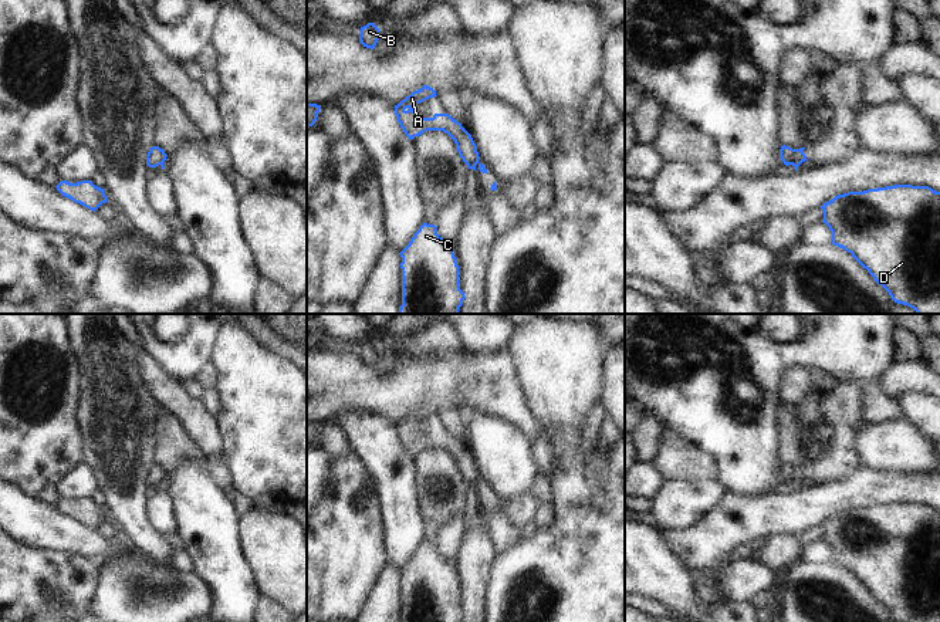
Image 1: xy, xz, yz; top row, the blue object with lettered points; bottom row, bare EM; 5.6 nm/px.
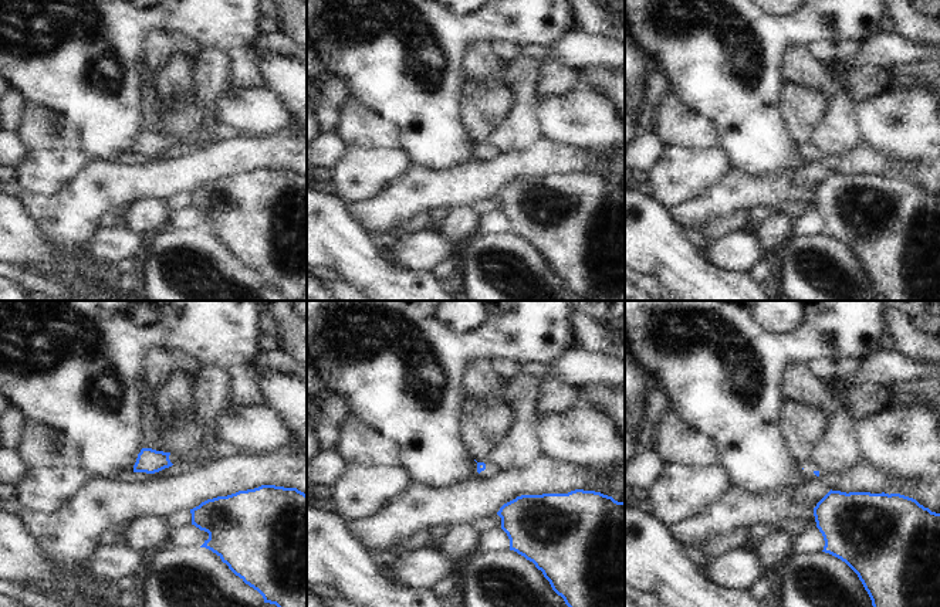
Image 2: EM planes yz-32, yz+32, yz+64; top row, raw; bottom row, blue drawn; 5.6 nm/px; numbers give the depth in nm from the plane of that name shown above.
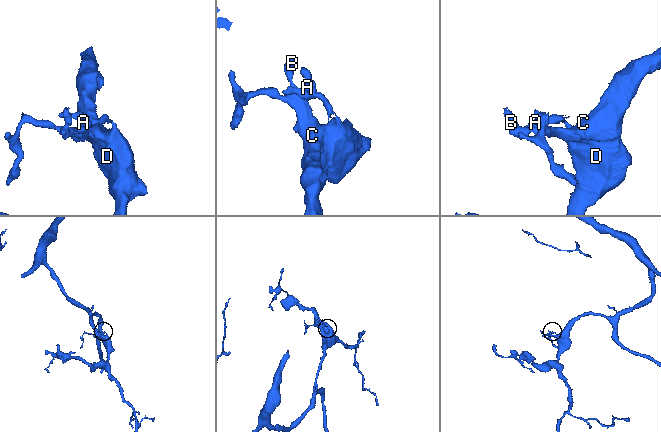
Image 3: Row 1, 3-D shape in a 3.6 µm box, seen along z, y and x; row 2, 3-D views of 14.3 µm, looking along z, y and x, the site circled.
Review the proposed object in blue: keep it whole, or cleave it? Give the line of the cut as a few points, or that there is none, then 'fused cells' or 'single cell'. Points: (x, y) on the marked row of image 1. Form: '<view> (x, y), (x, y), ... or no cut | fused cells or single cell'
yz (801, 161), (791, 164) | fused cells

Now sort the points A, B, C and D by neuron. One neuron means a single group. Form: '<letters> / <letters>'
A / B C D

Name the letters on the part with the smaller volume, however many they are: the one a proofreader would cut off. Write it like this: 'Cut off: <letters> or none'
Cut off: A

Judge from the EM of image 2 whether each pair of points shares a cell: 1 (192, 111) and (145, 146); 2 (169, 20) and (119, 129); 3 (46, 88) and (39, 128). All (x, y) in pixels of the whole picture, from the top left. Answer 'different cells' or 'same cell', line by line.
1: different cells
2: same cell
3: different cells

